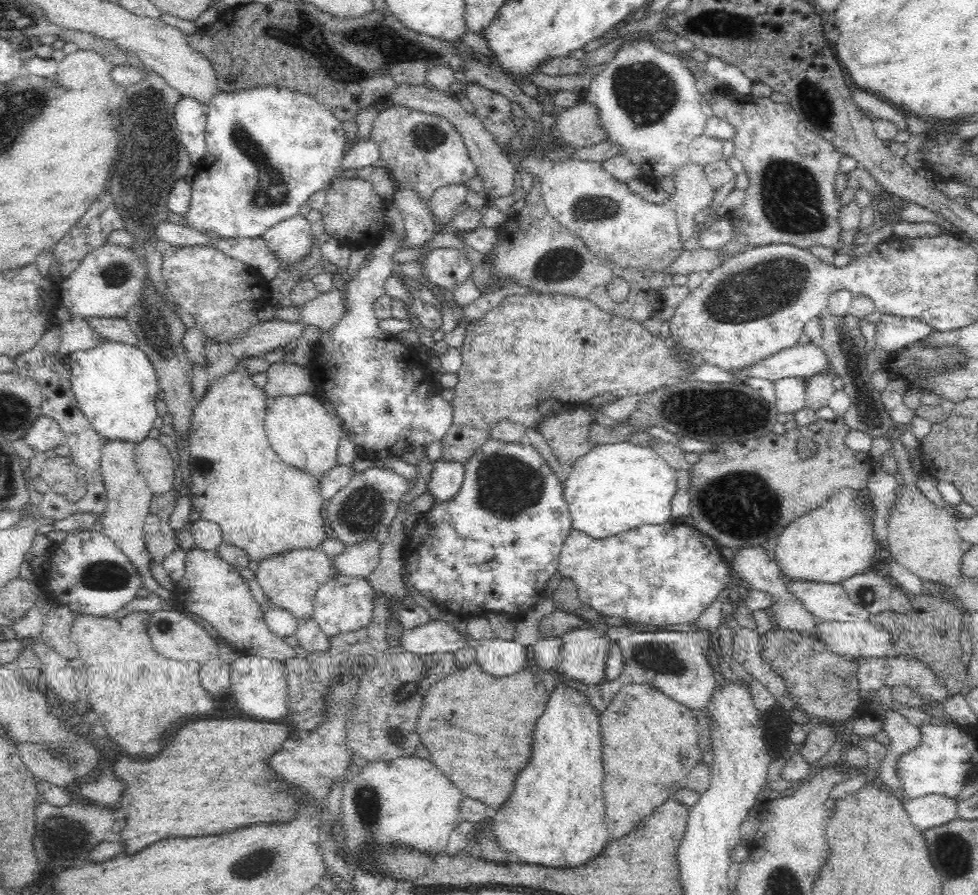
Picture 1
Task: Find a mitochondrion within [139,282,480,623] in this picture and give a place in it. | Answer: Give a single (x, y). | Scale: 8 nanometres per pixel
(363, 510)

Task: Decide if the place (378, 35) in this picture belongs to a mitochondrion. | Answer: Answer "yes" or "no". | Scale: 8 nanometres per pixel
no

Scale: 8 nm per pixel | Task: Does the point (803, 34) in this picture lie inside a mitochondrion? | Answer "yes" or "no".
no

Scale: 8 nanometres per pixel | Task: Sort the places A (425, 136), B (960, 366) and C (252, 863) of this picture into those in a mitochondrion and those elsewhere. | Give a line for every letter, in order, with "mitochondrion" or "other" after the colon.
A: mitochondrion
B: other
C: mitochondrion

